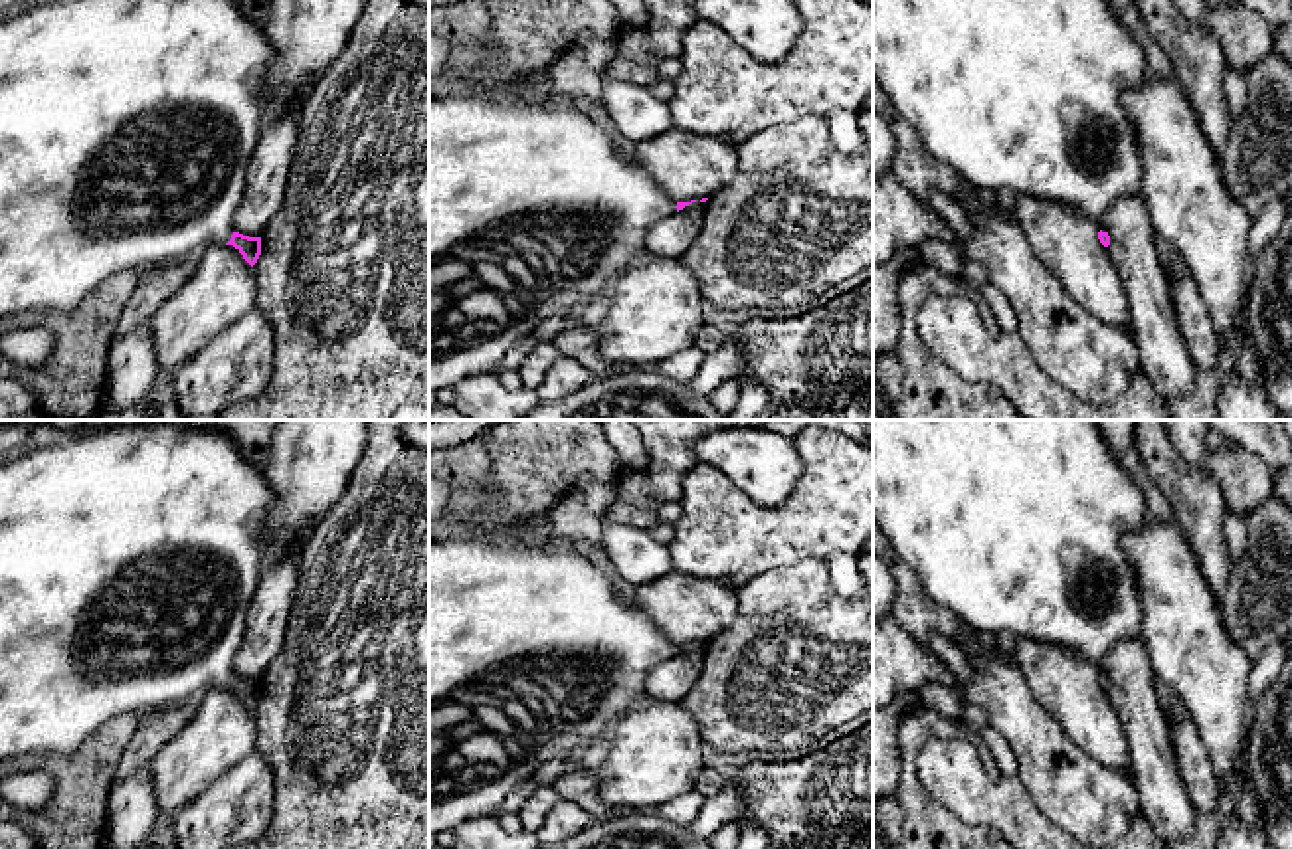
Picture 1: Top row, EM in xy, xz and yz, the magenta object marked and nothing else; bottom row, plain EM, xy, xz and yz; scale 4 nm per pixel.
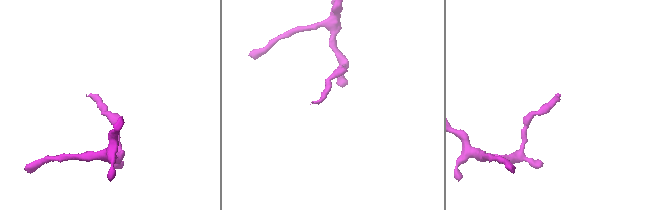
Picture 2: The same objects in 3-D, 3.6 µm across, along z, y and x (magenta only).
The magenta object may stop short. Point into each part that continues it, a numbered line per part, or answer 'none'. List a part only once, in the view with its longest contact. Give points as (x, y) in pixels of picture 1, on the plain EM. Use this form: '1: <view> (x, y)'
1: xy (129, 557)

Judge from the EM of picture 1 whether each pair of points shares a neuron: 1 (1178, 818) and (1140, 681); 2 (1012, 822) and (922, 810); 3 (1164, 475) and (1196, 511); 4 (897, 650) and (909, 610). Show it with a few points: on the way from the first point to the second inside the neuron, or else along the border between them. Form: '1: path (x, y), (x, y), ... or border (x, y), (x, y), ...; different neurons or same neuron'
1: path (1158, 784), (1146, 725), (1140, 715); same neuron
2: border (921, 780), (956, 816), (970, 824), (992, 828); different neurons
3: path (1172, 483), (1192, 503); same neuron
4: border (893, 616), (924, 646); different neurons

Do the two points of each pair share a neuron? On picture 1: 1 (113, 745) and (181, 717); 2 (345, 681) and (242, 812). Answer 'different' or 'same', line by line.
1: different
2: different

